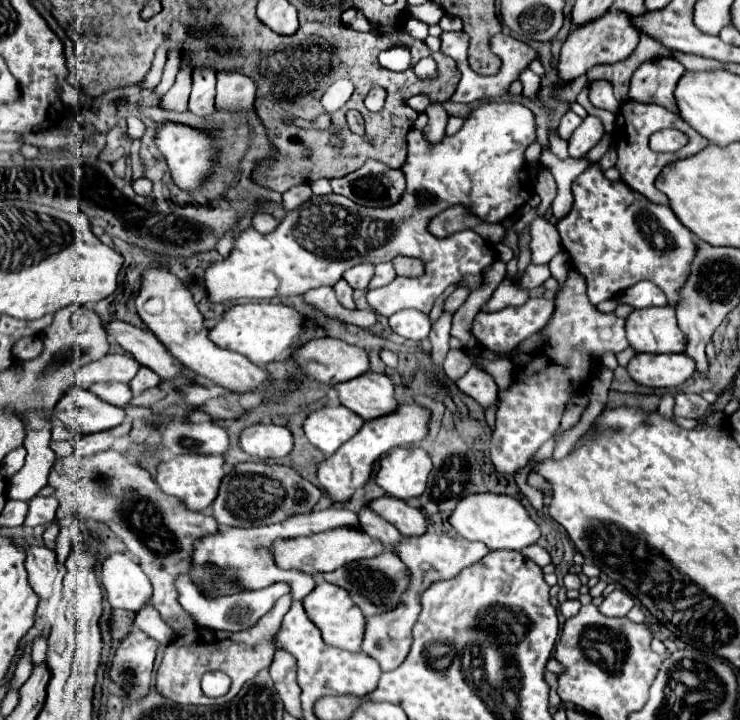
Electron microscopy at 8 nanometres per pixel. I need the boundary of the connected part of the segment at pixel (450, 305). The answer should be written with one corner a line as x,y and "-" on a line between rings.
458,288
458,290
454,290
446,300
444,300
444,312
450,312
450,314
454,314
462,304
464,304
464,300
468,298
468,290
466,288

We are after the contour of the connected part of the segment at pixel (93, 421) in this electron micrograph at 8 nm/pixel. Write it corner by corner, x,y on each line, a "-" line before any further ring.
74,384
72,390
58,400
52,414
78,436
96,434
114,428
126,420
124,408
100,400
96,394
78,384

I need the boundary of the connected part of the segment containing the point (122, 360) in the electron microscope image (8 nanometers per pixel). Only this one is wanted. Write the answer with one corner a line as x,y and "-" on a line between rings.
108,354
96,362
90,362
78,368
76,378
84,386
90,386
94,382
130,382
138,370
140,370
140,364
132,360
132,356

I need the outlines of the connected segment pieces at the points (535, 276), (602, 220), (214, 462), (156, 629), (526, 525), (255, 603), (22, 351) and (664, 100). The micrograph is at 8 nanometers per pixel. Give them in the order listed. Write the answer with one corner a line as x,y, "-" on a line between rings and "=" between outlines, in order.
530,264
524,272
524,276
518,276
520,284
528,290
544,284
544,280
548,280
552,274
550,274
550,268
546,264
=
590,164
572,182
572,194
574,206
558,220
556,228
564,252
570,256
570,266
582,272
588,282
590,302
596,306
598,302
616,298
626,286
638,280
650,280
666,294
668,306
676,308
680,292
688,282
698,244
674,212
628,188
622,180
608,180
600,164
=
184,454
184,456
174,456
168,462
160,462
156,482
166,494
180,498
188,508
204,510
208,504
214,502
222,476
224,476
224,458
222,456
=
152,602
144,604
138,612
136,612
136,626
140,630
144,630
146,634
150,634
152,638
156,638
160,644
168,644
174,638
174,632
162,622
158,610
152,606
=
468,494
464,496
456,510
450,514
448,522
452,528
470,542
482,542
490,550
522,550
540,538
536,522
528,516
526,508
512,496
502,494
=
180,576
180,580
178,580
180,604
184,606
184,610
190,612
196,618
198,624
202,622
202,624
206,624
210,628
216,628
216,630
238,630
238,628
248,628
248,626
256,624
256,620
260,620
260,616
268,612
270,604
274,604
286,592
290,592
290,586
286,582
274,582
266,588
260,588
260,590
248,590
248,592
234,594
234,596
206,600
202,594
196,592
196,588
192,586
188,576
=
38,336
18,340
16,346
12,348
12,352
14,352
14,356
18,360
34,360
34,358
38,358
42,354
42,350
44,350
44,344
42,344
42,340
=
658,58
642,64
630,82
630,98
640,104
660,104
678,114
674,88
682,78
684,68
674,58

